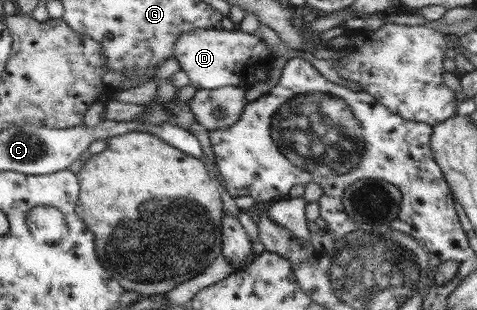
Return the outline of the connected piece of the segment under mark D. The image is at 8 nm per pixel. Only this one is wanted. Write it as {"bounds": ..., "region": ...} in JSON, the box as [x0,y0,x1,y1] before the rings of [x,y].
{"bounds":[172,29,274,90],"region":[[[192,29],[180,33],[172,45],[172,57],[180,64],[189,79],[189,84],[197,89],[218,89],[226,85],[247,90],[268,79],[274,54],[257,36],[257,33],[241,32],[238,29],[216,30]]]}

